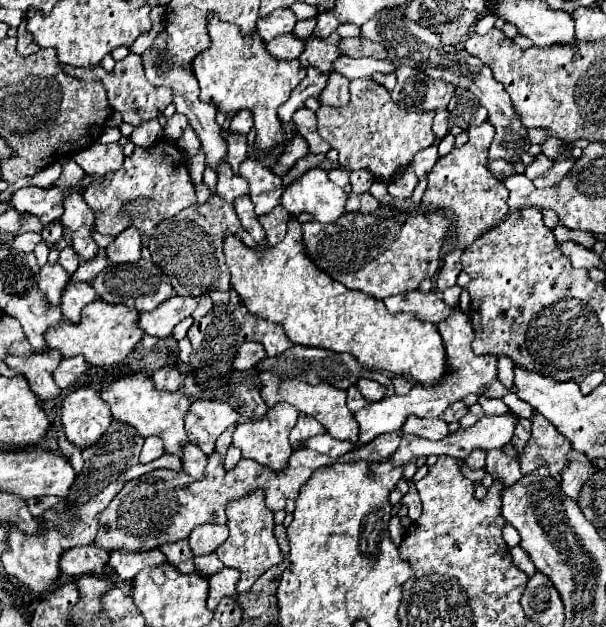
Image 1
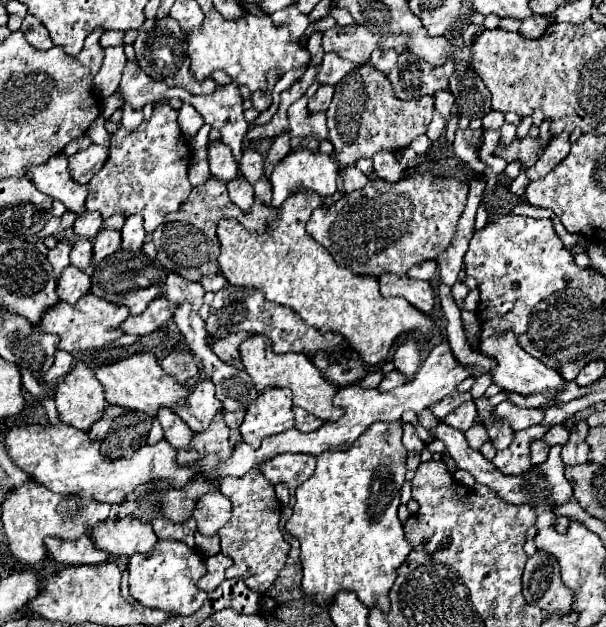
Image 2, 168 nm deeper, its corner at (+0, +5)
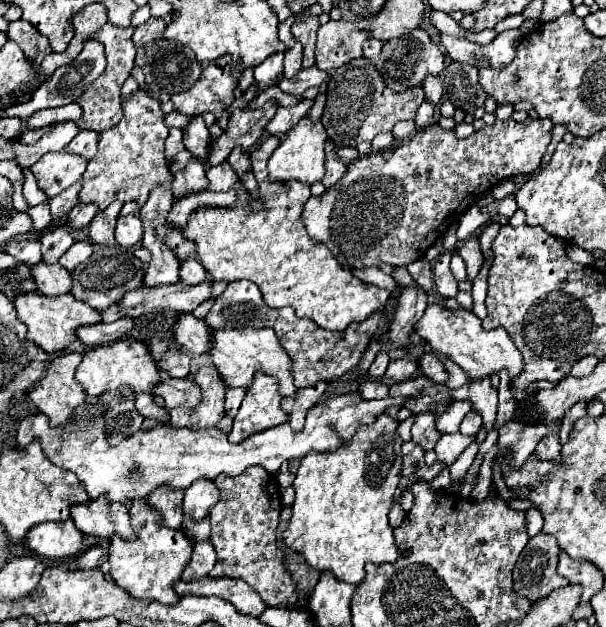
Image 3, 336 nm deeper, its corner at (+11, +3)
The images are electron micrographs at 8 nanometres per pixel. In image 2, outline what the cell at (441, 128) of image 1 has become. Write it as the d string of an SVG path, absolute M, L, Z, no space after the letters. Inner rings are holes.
M444 90L444 92L436 92L434 94L434 100L436 100L436 110L448 120L452 116L452 104L454 104L454 94L450 90Z

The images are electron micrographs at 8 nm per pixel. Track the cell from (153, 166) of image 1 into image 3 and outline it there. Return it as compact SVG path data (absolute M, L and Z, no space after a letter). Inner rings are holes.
M135 90L123 106L121 122L115 124L111 130L101 132L99 152L91 158L83 174L79 202L95 204L99 212L103 212L115 200L137 202L139 208L143 208L153 188L173 182L173 174L169 172L169 162L165 158L163 146L167 134L169 126L165 124L165 112L161 110L161 102L157 98L151 98L143 90Z

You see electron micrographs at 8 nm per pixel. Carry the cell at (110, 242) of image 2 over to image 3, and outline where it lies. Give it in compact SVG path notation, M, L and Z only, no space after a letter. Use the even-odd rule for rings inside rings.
M113 202L113 206L107 206L101 214L93 218L89 224L89 238L93 244L113 244L113 232L115 232L115 220L119 216L123 202Z

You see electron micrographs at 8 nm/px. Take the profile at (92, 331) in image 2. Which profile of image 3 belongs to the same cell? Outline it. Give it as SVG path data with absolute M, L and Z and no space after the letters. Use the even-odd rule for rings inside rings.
M21 294L15 298L17 318L27 326L27 338L35 342L49 354L63 352L71 342L77 340L75 330L89 324L101 322L101 312L91 308L87 302L75 300L71 294L63 294L63 298L45 298L43 294Z

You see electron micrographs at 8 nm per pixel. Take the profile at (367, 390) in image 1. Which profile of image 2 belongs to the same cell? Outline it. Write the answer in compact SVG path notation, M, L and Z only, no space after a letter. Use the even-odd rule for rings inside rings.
M392 370L390 374L386 374L384 376L384 380L382 380L382 384L378 386L378 390L382 390L382 392L388 392L388 390L394 390L394 388L398 388L400 384L406 384L408 382L408 378L402 374L402 372L396 372L396 370Z

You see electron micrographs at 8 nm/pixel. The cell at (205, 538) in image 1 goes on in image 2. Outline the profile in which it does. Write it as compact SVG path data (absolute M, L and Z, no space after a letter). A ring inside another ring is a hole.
M208 492L196 502L196 512L192 514L198 522L198 530L204 536L214 536L230 518L232 506L222 492Z

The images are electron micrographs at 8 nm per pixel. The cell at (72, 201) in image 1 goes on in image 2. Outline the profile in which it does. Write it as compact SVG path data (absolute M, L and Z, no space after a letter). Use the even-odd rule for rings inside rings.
M56 154L46 164L32 166L26 172L28 172L28 180L32 180L32 184L42 194L60 200L68 210L76 214L86 212L84 200L86 200L88 188L80 186L70 178L68 158L64 154Z

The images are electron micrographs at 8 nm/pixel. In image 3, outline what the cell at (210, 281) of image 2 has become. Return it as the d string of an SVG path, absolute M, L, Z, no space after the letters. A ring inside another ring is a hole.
M187 258L185 262L181 262L181 274L179 276L185 284L199 284L199 282L209 280L205 268L195 258Z

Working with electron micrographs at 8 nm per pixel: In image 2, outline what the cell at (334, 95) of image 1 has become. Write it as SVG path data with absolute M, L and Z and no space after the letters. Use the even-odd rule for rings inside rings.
M322 84L318 88L318 92L310 98L308 102L308 110L310 112L326 112L330 102L332 102L332 96L334 96L334 86L328 86L328 84Z

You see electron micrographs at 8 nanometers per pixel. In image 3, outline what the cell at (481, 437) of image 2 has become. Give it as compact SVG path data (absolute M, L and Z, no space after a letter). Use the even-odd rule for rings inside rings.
M473 410L463 418L461 422L461 434L465 436L473 436L481 430L481 418L477 418L477 414L473 414Z

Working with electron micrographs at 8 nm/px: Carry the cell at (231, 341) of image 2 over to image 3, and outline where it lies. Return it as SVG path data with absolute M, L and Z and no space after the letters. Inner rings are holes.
M179 314L175 340L193 354L207 354L213 348L213 330L193 314Z

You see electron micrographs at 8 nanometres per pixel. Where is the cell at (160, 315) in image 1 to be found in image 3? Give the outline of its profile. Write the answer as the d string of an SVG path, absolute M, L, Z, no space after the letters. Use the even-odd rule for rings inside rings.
M123 316L111 324L93 324L93 326L83 326L81 330L77 330L77 336L81 342L89 344L89 346L101 346L101 344L109 344L109 342L117 342L121 338L125 338L133 326L135 326L135 318Z

